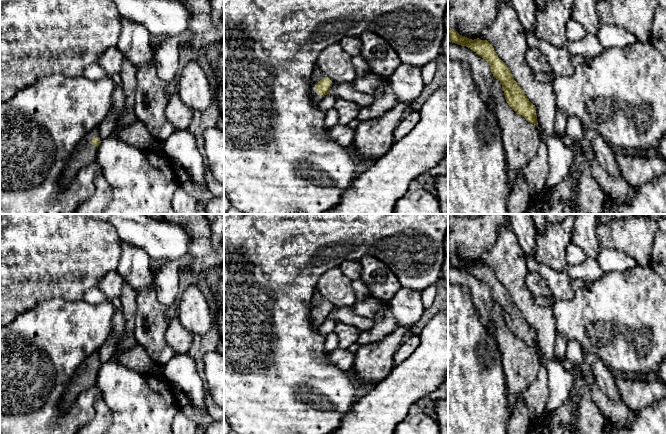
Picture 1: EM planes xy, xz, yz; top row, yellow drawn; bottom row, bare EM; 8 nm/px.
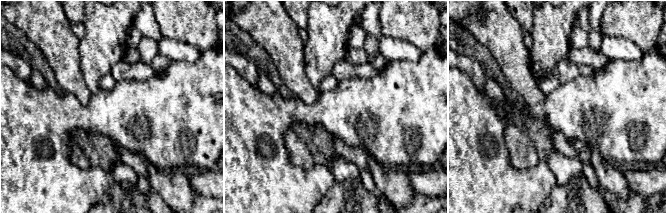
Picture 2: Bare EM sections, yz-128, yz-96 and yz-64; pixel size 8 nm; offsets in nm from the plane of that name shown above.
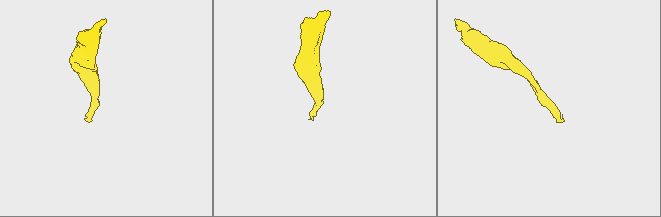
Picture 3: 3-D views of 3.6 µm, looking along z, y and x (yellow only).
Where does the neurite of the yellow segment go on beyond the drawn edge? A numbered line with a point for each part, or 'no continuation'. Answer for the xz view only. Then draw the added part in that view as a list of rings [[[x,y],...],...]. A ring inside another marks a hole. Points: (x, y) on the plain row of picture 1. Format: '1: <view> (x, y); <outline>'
1: xz (317, 299); [[[316,289],[313,298],[312,298],[312,309],[310,311],[310,318],[312,325],[315,328],[319,328],[319,326],[325,321],[325,319],[319,319],[317,317],[315,309],[322,303],[324,303],[326,299],[321,295],[321,293]]]

